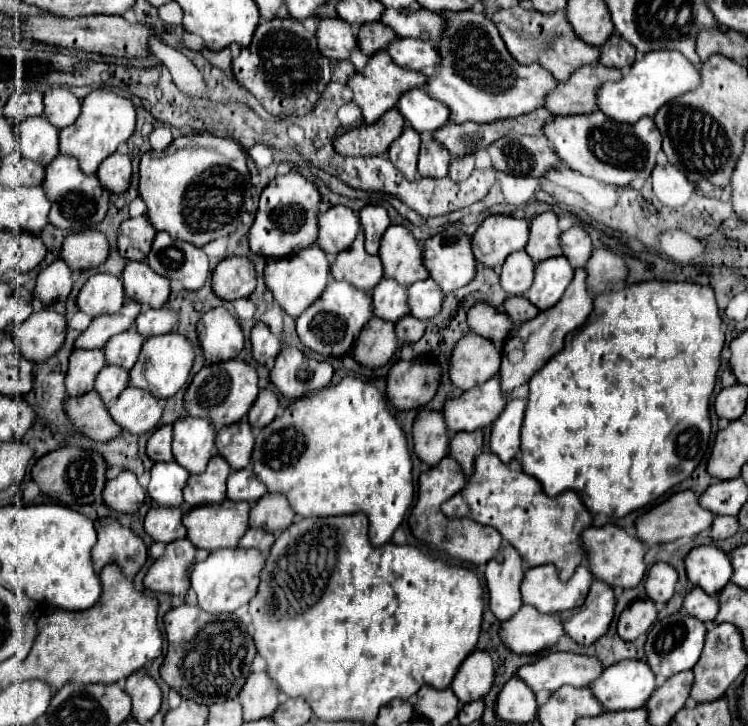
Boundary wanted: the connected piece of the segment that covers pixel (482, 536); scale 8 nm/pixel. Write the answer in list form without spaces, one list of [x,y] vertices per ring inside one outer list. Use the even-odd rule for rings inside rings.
[[[450,456],[442,458],[442,462],[438,466],[420,474],[418,498],[410,512],[410,528],[412,528],[412,534],[416,536],[416,540],[424,542],[430,550],[446,552],[452,558],[458,558],[462,562],[472,562],[478,566],[478,564],[486,564],[490,558],[494,558],[494,554],[500,548],[502,536],[498,534],[498,530],[494,530],[490,526],[482,526],[478,522],[468,522],[468,520],[450,520],[442,514],[440,504],[444,500],[452,498],[456,492],[460,492],[464,488],[464,484],[466,484],[466,478],[464,478],[458,462]]]

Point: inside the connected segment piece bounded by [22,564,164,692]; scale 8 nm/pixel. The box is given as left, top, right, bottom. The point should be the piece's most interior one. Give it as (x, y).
(106, 643)

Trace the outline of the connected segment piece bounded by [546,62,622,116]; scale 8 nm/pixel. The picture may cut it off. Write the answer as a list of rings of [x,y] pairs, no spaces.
[[[596,62],[596,66],[584,66],[548,94],[546,108],[556,116],[592,114],[598,110],[596,90],[600,90],[600,82],[614,82],[616,78],[622,78],[622,70],[618,68],[606,68],[600,66],[600,62]]]

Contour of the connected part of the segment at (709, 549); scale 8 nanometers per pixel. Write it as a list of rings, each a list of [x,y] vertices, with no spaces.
[[[714,544],[692,548],[686,558],[686,576],[692,586],[700,586],[706,594],[716,596],[732,578],[732,564],[728,556]]]

